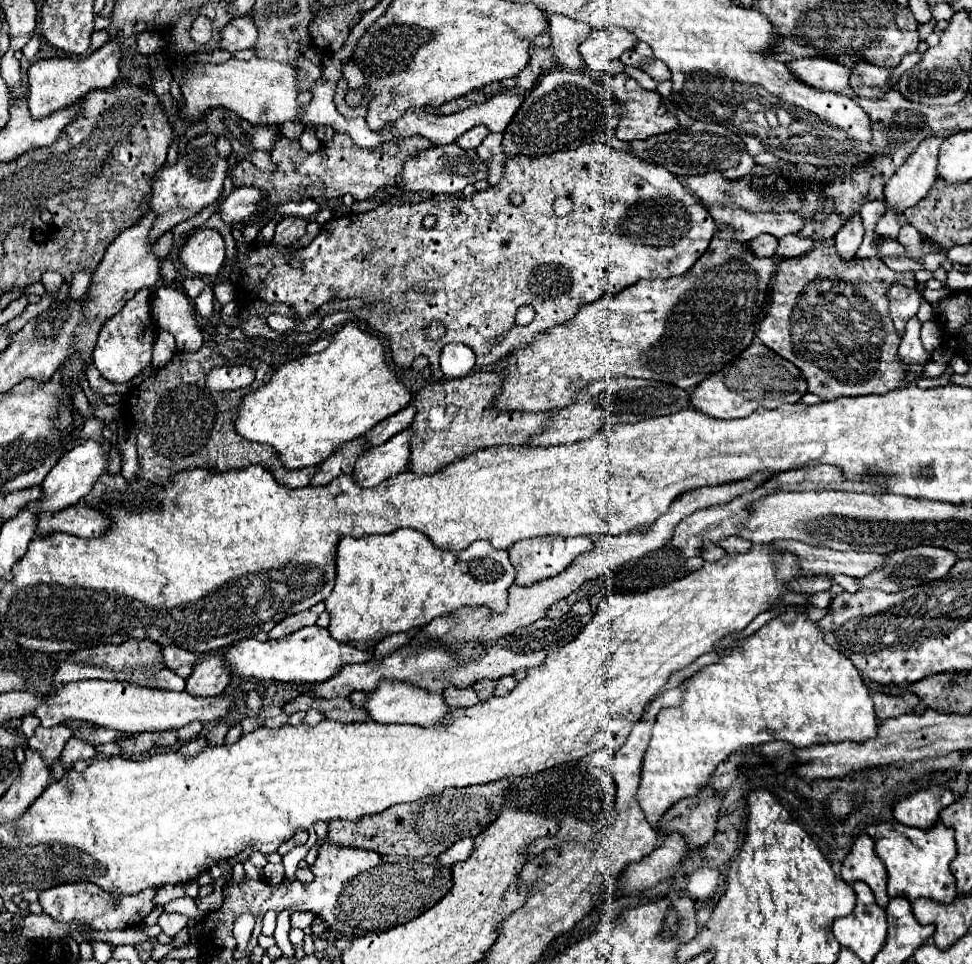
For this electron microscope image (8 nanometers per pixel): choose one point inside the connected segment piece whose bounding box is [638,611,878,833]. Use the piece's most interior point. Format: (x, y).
(785, 683)

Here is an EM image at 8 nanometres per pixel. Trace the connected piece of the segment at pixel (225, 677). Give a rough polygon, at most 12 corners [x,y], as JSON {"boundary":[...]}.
{"boundary":[[208,655],[186,679],[196,697],[222,695],[230,675],[222,655]]}

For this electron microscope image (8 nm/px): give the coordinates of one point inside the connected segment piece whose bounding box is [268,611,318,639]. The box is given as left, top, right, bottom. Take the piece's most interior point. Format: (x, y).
(294, 622)

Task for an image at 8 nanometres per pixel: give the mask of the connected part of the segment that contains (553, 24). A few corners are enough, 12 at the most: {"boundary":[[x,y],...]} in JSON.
{"boundary":[[560,13],[548,27],[560,65],[582,71],[578,45],[592,29]]}

